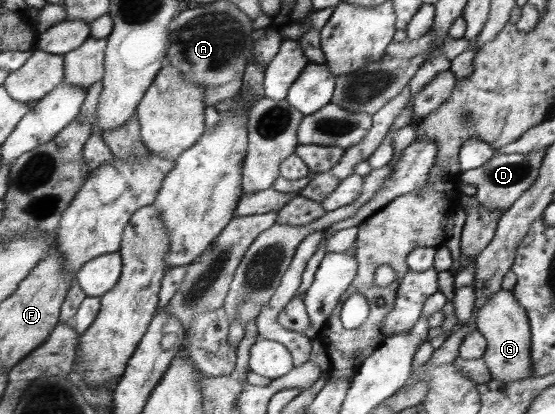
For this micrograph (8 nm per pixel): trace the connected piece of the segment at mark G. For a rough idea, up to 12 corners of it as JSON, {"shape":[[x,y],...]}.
{"shape":[[510,290],[475,312],[491,379],[529,378],[530,329]]}

